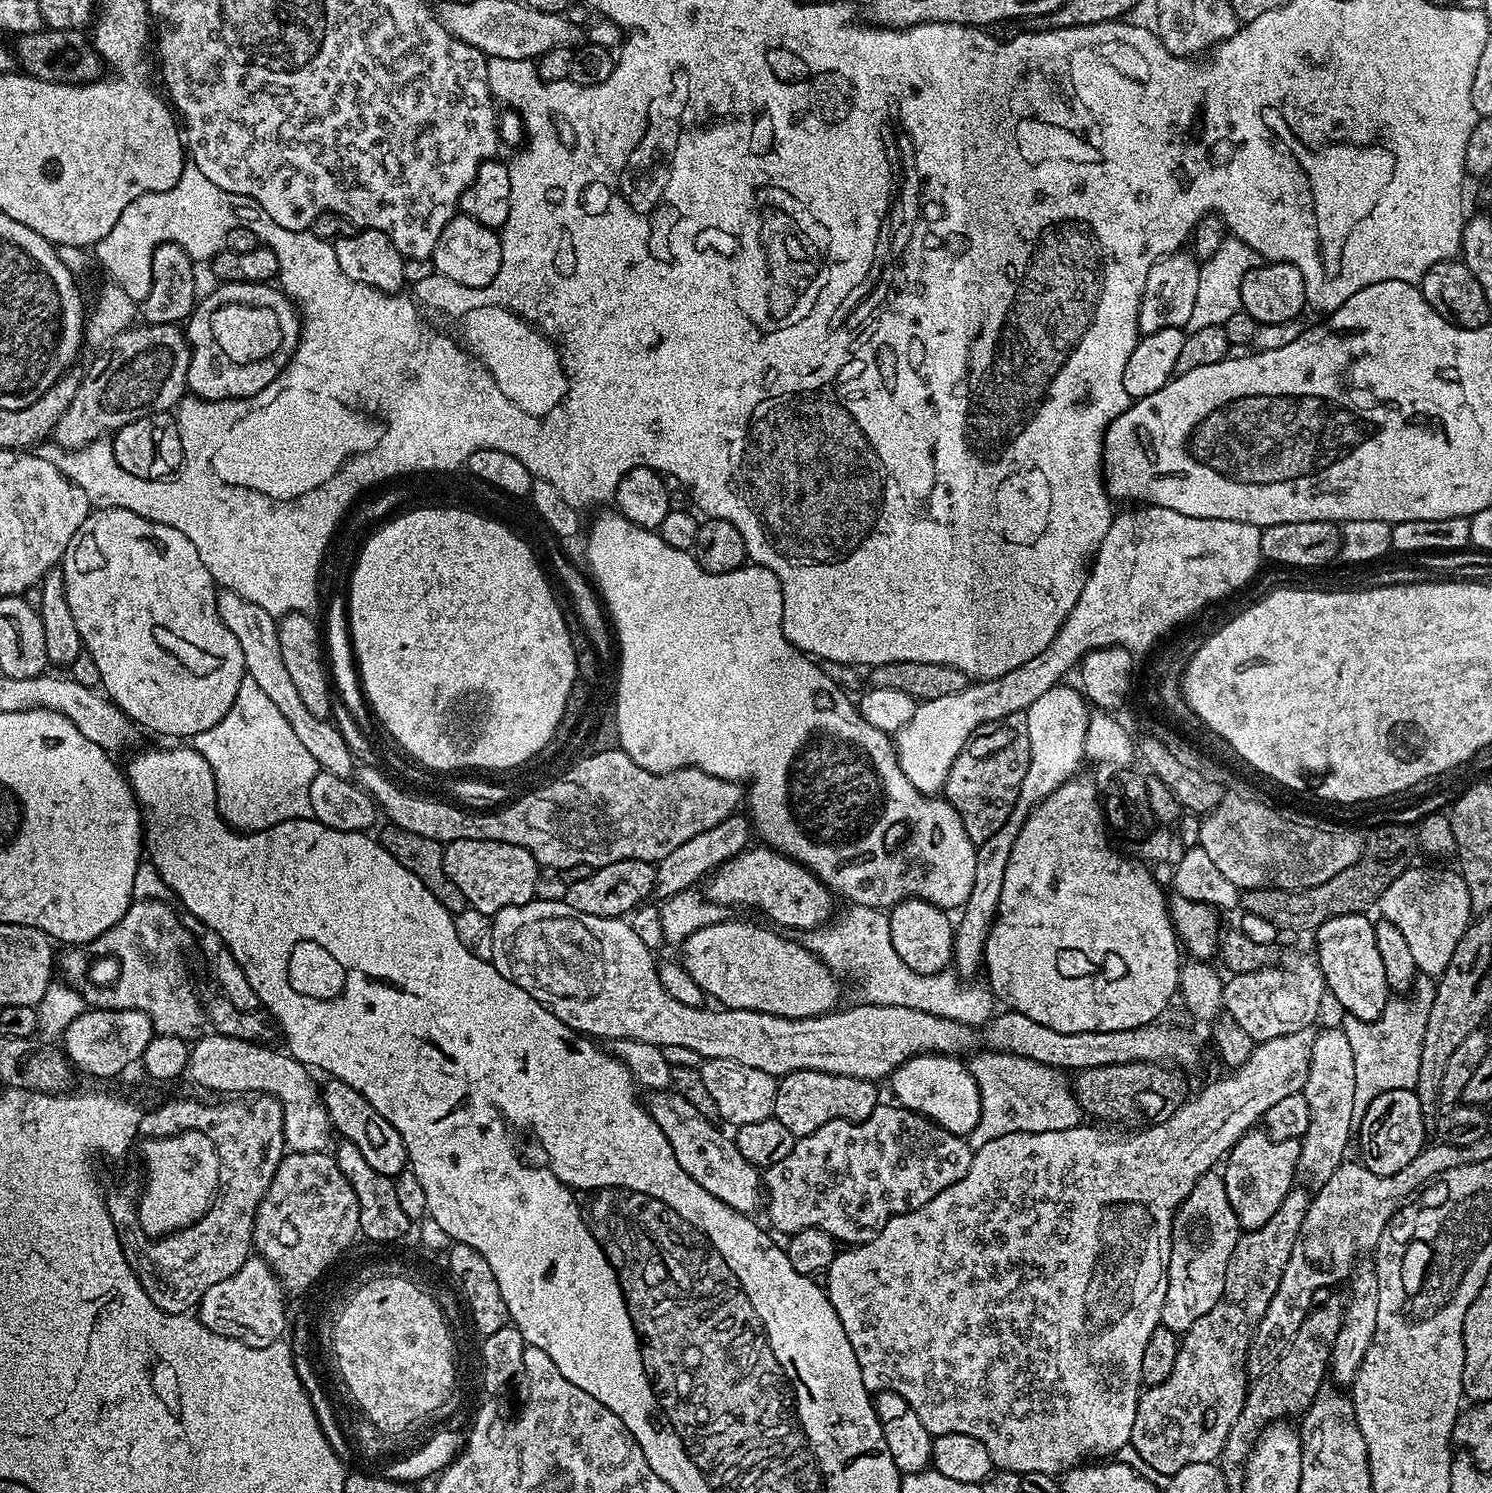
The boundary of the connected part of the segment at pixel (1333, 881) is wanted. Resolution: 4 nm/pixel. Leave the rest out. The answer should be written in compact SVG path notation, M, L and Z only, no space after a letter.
M1384 824L1376 832L1376 845L1365 847L1354 866L1346 866L1342 874L1334 874L1322 886L1303 888L1297 892L1287 892L1281 888L1245 888L1241 891L1239 907L1244 912L1256 914L1272 922L1277 933L1315 933L1322 922L1338 918L1342 914L1367 913L1368 907L1375 905L1388 886L1400 874L1413 867L1412 860L1418 853L1417 829L1404 824Z

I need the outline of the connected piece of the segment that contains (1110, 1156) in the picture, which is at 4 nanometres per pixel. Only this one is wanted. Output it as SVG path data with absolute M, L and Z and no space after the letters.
M1309 1027L1297 1030L1292 1034L1282 1034L1281 1037L1270 1038L1269 1041L1257 1043L1256 1048L1250 1054L1250 1058L1242 1067L1229 1071L1224 1074L1228 1076L1214 1081L1213 1084L1206 1085L1197 1096L1195 1094L1189 1095L1184 1104L1178 1106L1178 1110L1174 1110L1174 1114L1170 1114L1170 1118L1166 1118L1166 1122L1149 1124L1139 1130L1129 1131L1132 1132L1129 1136L1111 1136L1110 1133L1103 1132L1100 1129L1103 1127L1100 1126L1092 1126L1096 1128L1081 1126L1079 1128L1067 1128L1066 1130L1050 1130L1049 1132L1019 1132L1018 1134L1006 1134L1002 1138L994 1138L994 1142L986 1142L986 1146L973 1151L970 1170L961 1180L954 1182L954 1186L950 1186L946 1190L942 1190L942 1194L930 1198L930 1202L926 1202L926 1206L890 1218L890 1222L886 1222L884 1229L870 1242L857 1244L847 1250L837 1251L834 1262L828 1267L826 1273L826 1279L828 1279L826 1291L834 1310L838 1314L840 1328L846 1330L846 1338L854 1350L854 1358L858 1358L858 1366L862 1370L862 1382L868 1387L869 1393L897 1392L902 1398L906 1398L906 1402L914 1410L914 1414L918 1414L922 1426L926 1426L926 1430L933 1438L942 1434L970 1434L970 1438L978 1438L978 1442L982 1442L982 1446L986 1446L986 1450L990 1450L992 1463L1000 1470L1019 1474L1025 1472L1051 1472L1056 1474L1061 1471L1060 1464L1064 1464L1063 1466L1076 1466L1081 1462L1091 1461L1093 1458L1112 1458L1115 1457L1112 1455L1119 1448L1127 1449L1132 1438L1134 1414L1138 1410L1138 1402L1142 1391L1142 1354L1145 1353L1146 1342L1149 1341L1150 1334L1153 1334L1155 1328L1161 1325L1160 1315L1162 1314L1162 1306L1166 1302L1168 1263L1170 1262L1170 1252L1172 1250L1172 1226L1176 1222L1176 1211L1180 1209L1180 1204L1188 1197L1190 1190L1194 1190L1198 1178L1202 1178L1207 1172L1213 1171L1217 1167L1215 1164L1218 1163L1217 1165L1219 1165L1232 1151L1232 1147L1261 1123L1262 1117L1270 1110L1270 1106L1277 1105L1282 1098L1289 1097L1290 1094L1304 1091L1307 1071L1310 1070L1311 1047L1314 1046L1316 1035L1317 1033Z

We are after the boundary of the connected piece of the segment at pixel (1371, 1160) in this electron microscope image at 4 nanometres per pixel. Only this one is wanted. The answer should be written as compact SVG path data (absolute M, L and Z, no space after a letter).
M1413 1089L1389 1090L1378 1094L1369 1104L1368 1112L1358 1129L1360 1135L1359 1163L1374 1174L1398 1174L1426 1146L1424 1140L1426 1117Z

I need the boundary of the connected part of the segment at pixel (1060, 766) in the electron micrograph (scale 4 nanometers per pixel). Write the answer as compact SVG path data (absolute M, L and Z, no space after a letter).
M1067 683L1056 684L1042 698L1034 698L1034 702L1023 713L1026 722L1026 730L1030 738L1030 758L1026 778L1022 778L1020 793L1016 799L1014 810L1006 822L1002 822L1002 830L998 830L986 842L976 845L976 857L974 858L974 887L970 890L970 898L966 898L964 907L959 913L960 921L957 919L954 924L954 935L952 938L952 958L954 968L957 973L964 976L972 976L976 971L984 968L984 947L988 941L988 935L992 929L992 921L996 918L996 913L1000 910L1000 899L1002 898L1002 881L1006 878L1006 865L1010 862L1014 842L1022 830L1024 820L1032 813L1032 809L1037 808L1041 802L1047 798L1058 786L1062 786L1066 781L1073 779L1080 768L1080 763L1085 763L1084 746L1088 737L1088 717L1090 707L1084 699L1085 693L1079 687L1067 688Z

